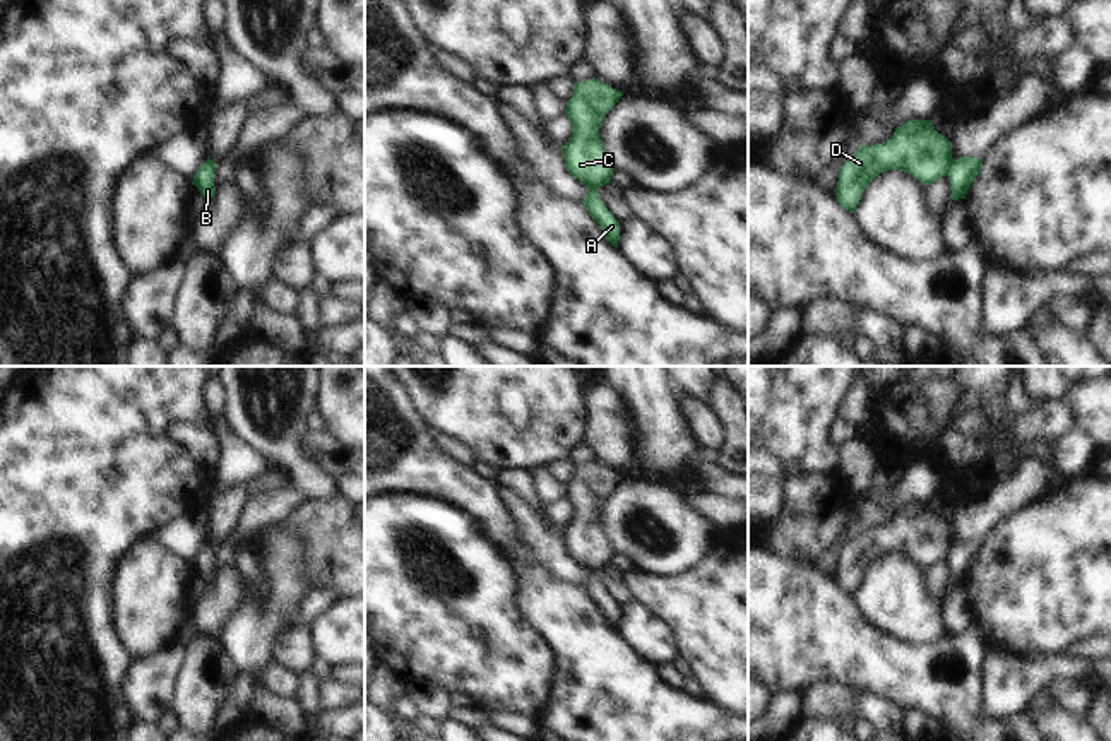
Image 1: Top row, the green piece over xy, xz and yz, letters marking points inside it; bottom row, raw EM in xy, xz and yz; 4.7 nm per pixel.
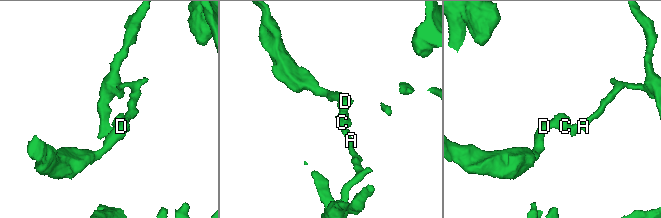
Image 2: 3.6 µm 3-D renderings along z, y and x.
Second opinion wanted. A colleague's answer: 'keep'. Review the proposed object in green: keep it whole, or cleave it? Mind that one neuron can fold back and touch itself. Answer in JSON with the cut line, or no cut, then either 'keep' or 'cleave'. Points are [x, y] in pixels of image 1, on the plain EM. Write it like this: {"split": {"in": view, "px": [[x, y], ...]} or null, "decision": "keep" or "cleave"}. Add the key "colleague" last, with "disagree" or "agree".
{"split": {"in": "yz", "px": [[954, 545], [945, 558]]}, "decision": "cleave", "colleague": "disagree"}

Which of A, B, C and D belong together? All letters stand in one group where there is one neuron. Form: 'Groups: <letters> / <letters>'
Groups: A B / C D.

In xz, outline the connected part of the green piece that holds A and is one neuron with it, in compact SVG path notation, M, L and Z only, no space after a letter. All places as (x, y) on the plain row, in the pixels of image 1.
M587 570L587 577L582 584L584 590L587 592L589 599L599 608L603 613L604 621L618 631L620 623L620 606L613 601L613 597L603 587L596 572Z

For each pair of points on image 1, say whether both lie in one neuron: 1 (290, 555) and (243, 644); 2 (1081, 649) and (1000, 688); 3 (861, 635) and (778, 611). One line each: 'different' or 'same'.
1: same
2: different
3: same

